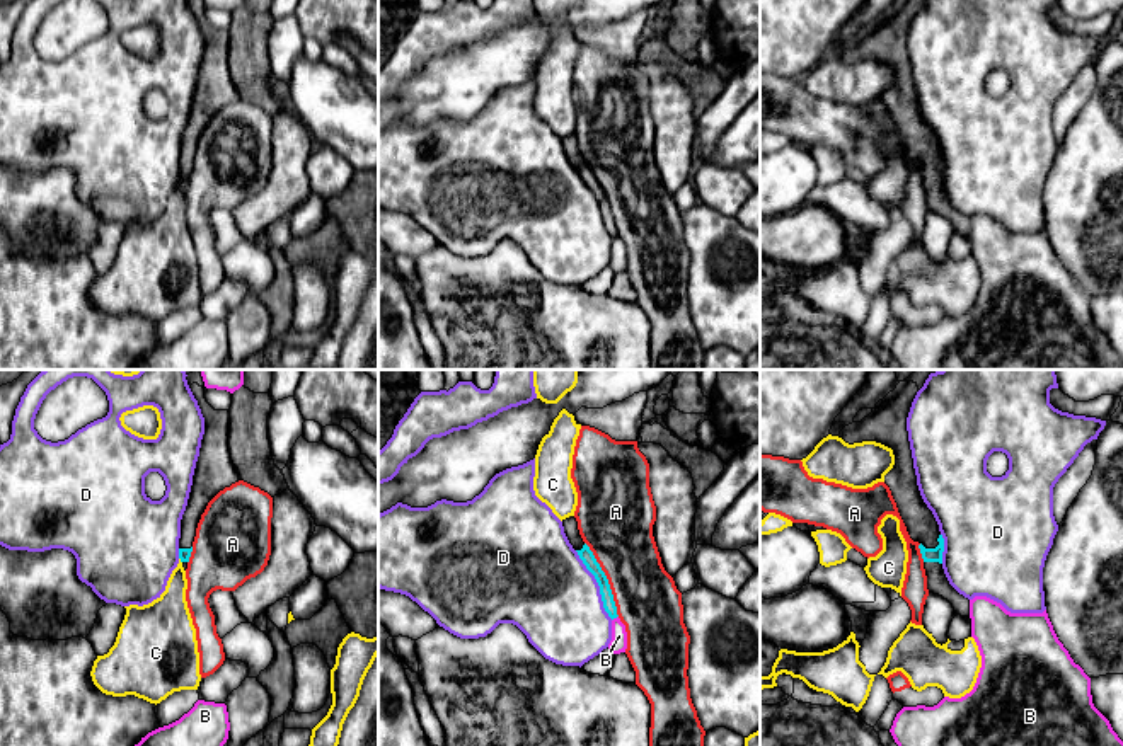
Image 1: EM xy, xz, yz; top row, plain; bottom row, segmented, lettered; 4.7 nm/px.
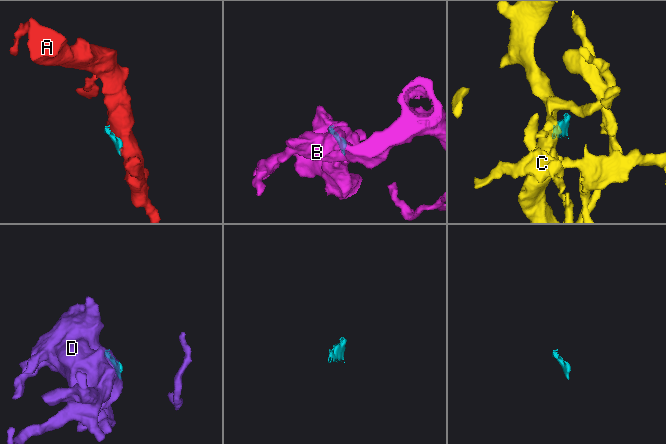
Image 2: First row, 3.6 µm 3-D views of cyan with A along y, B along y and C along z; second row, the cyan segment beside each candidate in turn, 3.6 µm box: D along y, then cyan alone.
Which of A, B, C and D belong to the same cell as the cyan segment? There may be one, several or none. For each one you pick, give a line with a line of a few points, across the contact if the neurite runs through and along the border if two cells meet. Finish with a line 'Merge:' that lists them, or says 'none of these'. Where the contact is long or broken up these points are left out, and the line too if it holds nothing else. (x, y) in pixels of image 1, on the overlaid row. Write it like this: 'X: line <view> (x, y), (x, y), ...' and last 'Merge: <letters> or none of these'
Merge: none of these

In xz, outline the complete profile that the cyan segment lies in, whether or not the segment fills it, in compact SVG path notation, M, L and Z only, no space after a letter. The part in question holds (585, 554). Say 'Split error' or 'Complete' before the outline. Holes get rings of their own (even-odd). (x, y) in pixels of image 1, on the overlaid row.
Split error. M569 516L569 518L562 519L562 526L564 526L564 533L566 533L569 543L578 552L578 555L583 560L583 564L586 565L586 569L595 576L595 579L600 586L600 594L602 594L605 611L608 613L608 617L612 620L617 618L619 617L617 606L613 601L613 594L612 594L608 579L607 579L605 572L602 571L600 564L596 562L590 547L583 542L579 530L578 530L576 518Z

